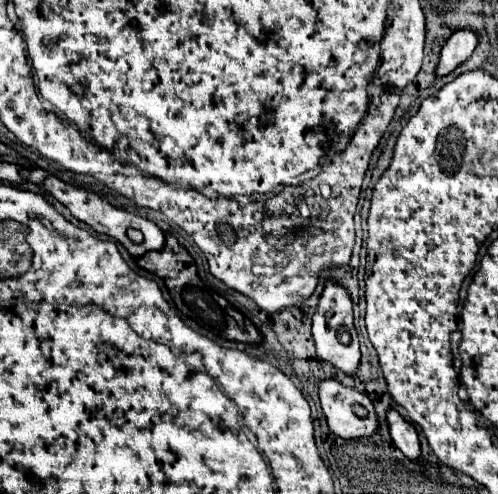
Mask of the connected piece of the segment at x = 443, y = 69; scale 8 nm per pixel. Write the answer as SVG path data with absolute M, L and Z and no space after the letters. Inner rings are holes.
M462 28L456 30L444 44L442 54L440 54L440 64L436 68L438 76L444 76L448 72L452 72L458 64L462 64L466 58L470 58L470 54L476 50L478 46L478 32L470 30L470 28Z

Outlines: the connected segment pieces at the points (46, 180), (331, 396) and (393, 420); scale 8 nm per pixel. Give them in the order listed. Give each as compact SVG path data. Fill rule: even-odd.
M32 168L32 174L30 174L28 180L38 182L38 184L43 182L43 188L67 207L76 219L80 222L84 222L84 224L88 224L90 228L94 228L98 234L106 234L106 236L118 240L120 244L124 244L124 248L126 248L126 250L130 252L130 256L134 256L134 258L142 258L148 250L160 250L160 248L164 246L164 232L162 232L154 222L150 222L150 220L146 220L146 218L140 218L140 216L134 216L134 214L116 210L114 206L110 206L108 202L104 202L104 200L98 198L96 194L86 192L86 190L82 190L81 187L67 184L54 175L46 174L46 172L38 170L38 168ZM128 228L140 230L140 232L144 234L144 242L142 242L142 244L130 242L128 236L126 236L126 230L128 230Z
M336 380L320 384L320 404L330 430L344 438L368 438L378 430L378 416L370 398Z
M396 410L388 412L388 426L390 426L390 434L392 434L396 448L410 460L418 460L420 458L420 440L418 440L414 426L410 422L406 422Z

